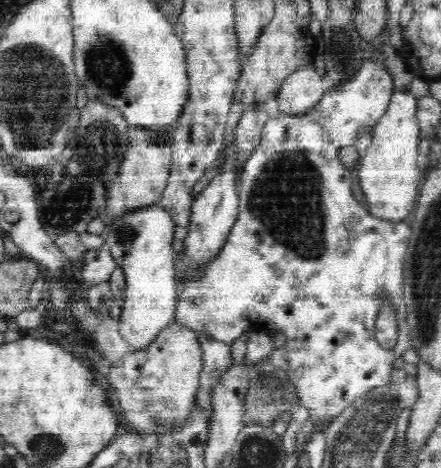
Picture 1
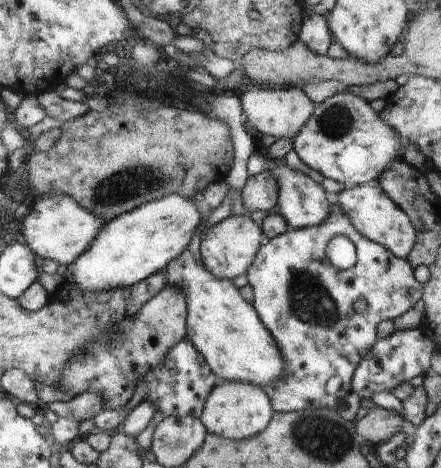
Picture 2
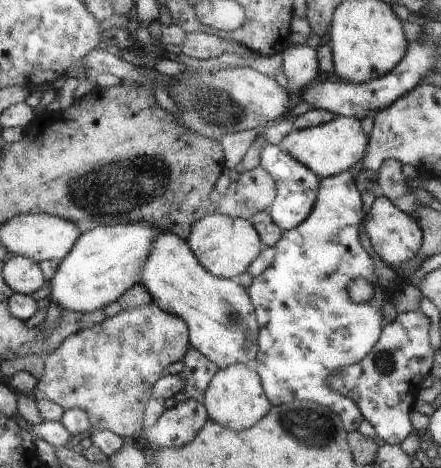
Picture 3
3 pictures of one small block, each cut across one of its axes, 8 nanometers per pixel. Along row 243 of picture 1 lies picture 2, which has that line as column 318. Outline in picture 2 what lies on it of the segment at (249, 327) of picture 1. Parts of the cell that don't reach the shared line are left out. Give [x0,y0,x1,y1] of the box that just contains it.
[247,204,423,422]

